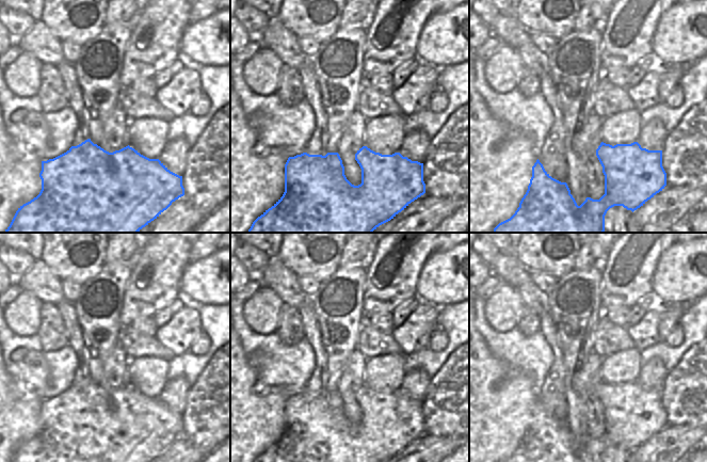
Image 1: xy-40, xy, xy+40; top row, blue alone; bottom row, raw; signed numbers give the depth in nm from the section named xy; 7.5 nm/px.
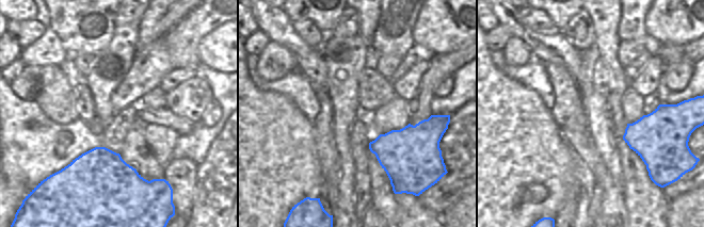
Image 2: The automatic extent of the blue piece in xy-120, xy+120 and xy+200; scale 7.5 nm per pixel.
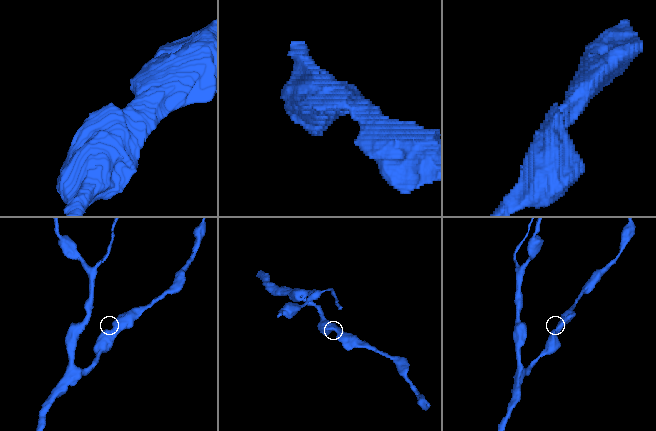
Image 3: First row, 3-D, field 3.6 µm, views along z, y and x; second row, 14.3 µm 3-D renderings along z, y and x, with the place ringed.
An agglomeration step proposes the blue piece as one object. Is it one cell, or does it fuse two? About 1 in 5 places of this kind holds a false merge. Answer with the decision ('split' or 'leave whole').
leave whole

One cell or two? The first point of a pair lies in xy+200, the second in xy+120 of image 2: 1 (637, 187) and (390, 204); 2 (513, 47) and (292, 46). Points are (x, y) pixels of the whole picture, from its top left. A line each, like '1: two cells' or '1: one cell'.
1: two cells
2: two cells

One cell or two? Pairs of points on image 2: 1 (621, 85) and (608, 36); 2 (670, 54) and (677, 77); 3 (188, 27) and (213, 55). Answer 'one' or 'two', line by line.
1: one
2: one
3: two

